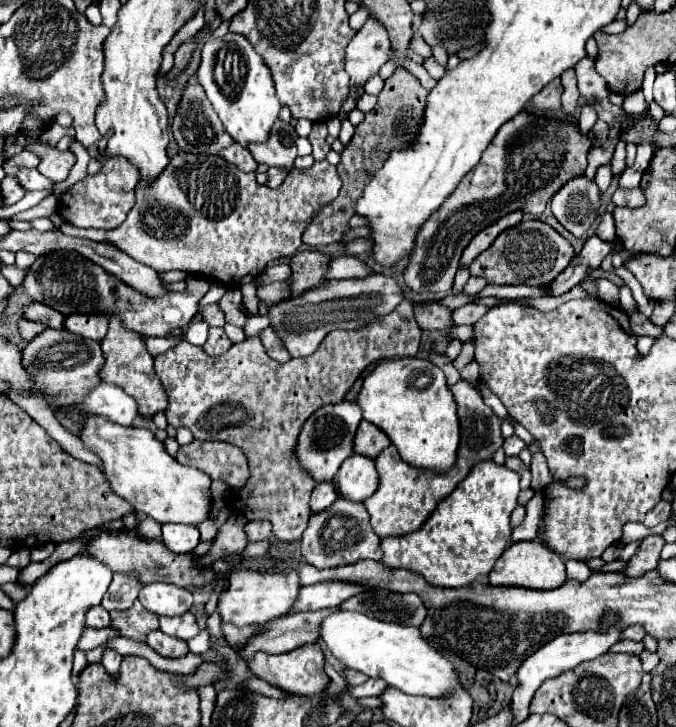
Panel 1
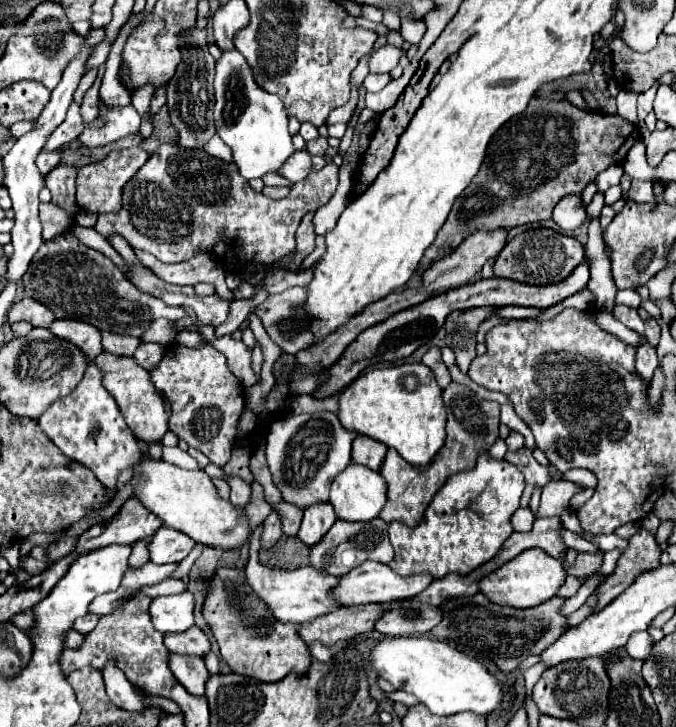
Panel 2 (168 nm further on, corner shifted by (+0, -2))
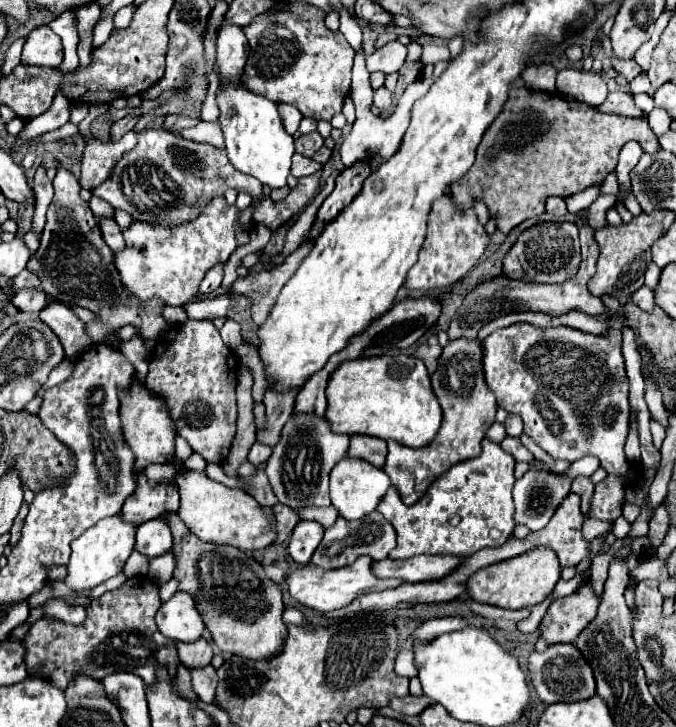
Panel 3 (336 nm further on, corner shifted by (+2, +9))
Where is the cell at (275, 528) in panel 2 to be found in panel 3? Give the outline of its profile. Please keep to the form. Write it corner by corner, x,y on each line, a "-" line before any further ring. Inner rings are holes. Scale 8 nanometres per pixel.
276,504
276,506
274,506
274,512
276,512
276,526
278,526
278,540
276,540
276,544
282,544
284,540
290,538
294,526
296,526
302,518
300,518
298,510
292,510
292,508
284,506
284,504

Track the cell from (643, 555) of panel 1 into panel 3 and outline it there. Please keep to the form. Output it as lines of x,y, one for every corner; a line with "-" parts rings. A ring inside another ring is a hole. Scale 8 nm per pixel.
590,584
580,592
552,602
540,622
540,634
548,644
570,644
582,628
594,620
600,598
594,596

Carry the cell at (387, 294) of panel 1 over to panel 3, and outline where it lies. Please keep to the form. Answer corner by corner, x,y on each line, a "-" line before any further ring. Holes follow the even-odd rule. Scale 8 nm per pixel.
222,294
216,298
196,298
188,306
184,306
184,312
192,320
206,320
206,318
214,320
218,316
226,316
226,312
234,300
236,298
232,298
230,294

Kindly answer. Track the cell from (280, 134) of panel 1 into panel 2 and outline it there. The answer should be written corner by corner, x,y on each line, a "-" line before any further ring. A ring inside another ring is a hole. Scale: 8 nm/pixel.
296,151
290,155
290,159
286,159
286,163
282,163
282,167
278,169
278,175
288,179
290,183
296,183
296,181
302,181
310,171
312,171
310,155
306,151

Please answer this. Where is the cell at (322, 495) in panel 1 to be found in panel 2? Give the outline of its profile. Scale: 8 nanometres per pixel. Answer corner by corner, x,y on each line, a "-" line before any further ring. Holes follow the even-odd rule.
326,501
326,503
314,503
308,509
304,509
304,519
298,531
298,539
302,539
308,547
318,543
318,539
322,539
322,535
326,535
326,531
332,527
332,523
336,521
336,513
334,507

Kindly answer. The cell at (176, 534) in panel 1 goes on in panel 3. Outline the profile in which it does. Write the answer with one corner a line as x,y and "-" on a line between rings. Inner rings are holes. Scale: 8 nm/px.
162,518
148,520
138,526
136,546
134,546
136,552
148,558
156,558
160,554
166,554
170,548
172,548
172,534
168,524

